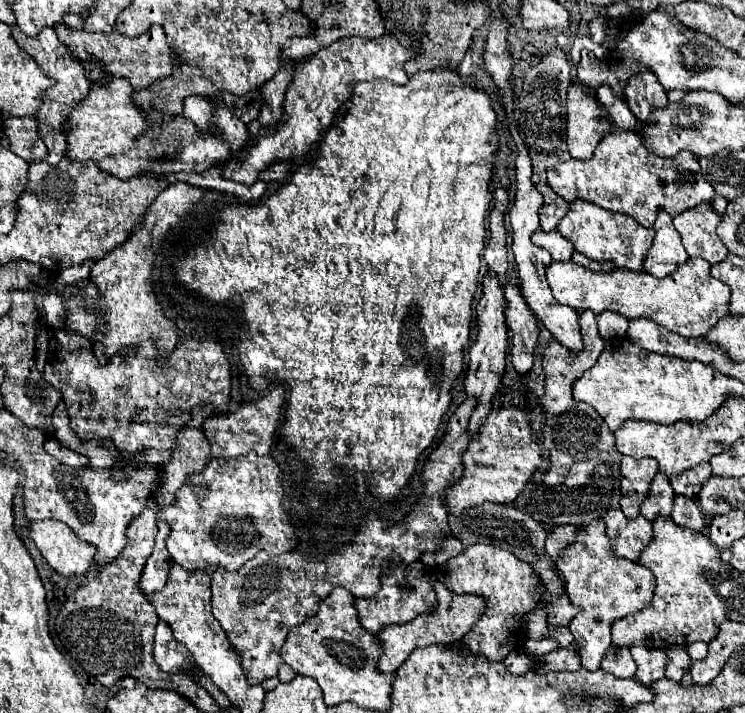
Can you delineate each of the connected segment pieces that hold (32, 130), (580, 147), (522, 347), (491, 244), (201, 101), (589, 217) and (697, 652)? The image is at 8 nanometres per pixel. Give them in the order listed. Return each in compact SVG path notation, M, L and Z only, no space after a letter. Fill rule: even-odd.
M36 116L6 118L4 120L4 132L10 140L10 150L16 156L24 158L26 162L36 162L36 160L48 158L48 148L40 136Z
M582 86L568 88L568 126L566 144L572 158L588 160L598 144L598 140L608 132L608 120L604 112L598 110L598 100L592 92Z
M516 276L508 280L504 288L506 298L506 326L510 330L510 356L516 370L530 370L532 352L538 340L538 320L530 312L528 304L520 296L520 282Z
M498 190L496 192L496 204L494 210L490 212L490 238L488 244L484 248L484 258L490 266L492 272L496 272L498 276L506 274L508 268L508 234L506 234L506 226L504 226L504 216L508 212L508 196L506 190Z
M188 96L184 98L184 112L188 120L192 120L200 130L212 130L212 124L208 124L208 118L212 114L210 102L204 96Z
M574 200L570 204L568 214L560 220L556 230L574 244L576 252L582 252L584 256L588 256L592 260L614 260L616 268L626 266L636 272L644 270L644 266L642 266L644 252L654 236L654 232L650 228L636 224L636 220L632 220L630 216L620 216L618 212L608 212L606 208L600 208L600 206L584 202L584 200Z
M702 641L688 644L688 654L692 661L702 660L707 656L708 644Z

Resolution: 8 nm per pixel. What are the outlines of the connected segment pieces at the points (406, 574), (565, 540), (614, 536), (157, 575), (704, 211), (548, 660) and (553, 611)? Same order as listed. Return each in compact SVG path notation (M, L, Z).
M416 560L412 564L388 562L382 568L382 574L380 574L380 590L378 590L378 594L372 596L372 598L356 598L354 600L360 624L370 634L380 634L384 626L410 622L418 614L430 612L432 608L436 608L436 596L434 596L432 582L434 582L432 574L426 570L426 566L420 560Z
M554 526L548 532L548 540L546 540L546 552L552 556L552 560L556 560L558 550L566 548L568 544L572 544L574 536L576 536L576 528L578 526Z
M620 508L610 510L604 520L616 556L636 562L640 550L652 540L652 522L642 516L626 518Z
M164 520L158 522L158 534L156 534L156 544L154 544L154 552L148 558L148 564L144 568L144 576L140 578L140 588L144 588L144 594L152 594L158 592L164 584L166 584L166 576L174 564L172 556L166 550L166 538L170 534L170 528Z
M710 202L688 208L674 218L674 226L682 236L682 244L688 256L700 256L710 264L724 260L728 250L716 234L720 222L722 218L714 212Z
M558 646L556 650L548 652L544 658L536 660L536 670L538 672L560 672L560 670L576 672L578 668L580 668L580 658L578 658L576 648Z
M566 596L558 600L550 600L550 606L548 606L548 616L552 618L552 624L568 624L578 612L580 610L572 606Z

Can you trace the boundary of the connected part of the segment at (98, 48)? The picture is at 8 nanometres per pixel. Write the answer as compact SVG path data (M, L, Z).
M58 24L56 26L56 34L58 34L60 42L66 44L68 50L80 62L84 62L88 58L88 54L92 54L92 56L96 56L104 64L104 68L112 76L124 76L124 78L128 78L130 84L136 90L148 88L152 82L170 76L172 70L174 70L174 56L176 56L176 52L168 44L162 27L157 24L152 25L148 32L144 32L140 36L134 36L134 38L120 36L116 31L110 32L110 34L92 34L92 32L70 28L66 24Z

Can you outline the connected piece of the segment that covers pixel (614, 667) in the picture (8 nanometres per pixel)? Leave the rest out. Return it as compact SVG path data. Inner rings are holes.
M610 646L604 654L604 658L600 660L600 668L604 672L614 674L616 678L632 678L636 672L636 662L632 660L630 650Z

